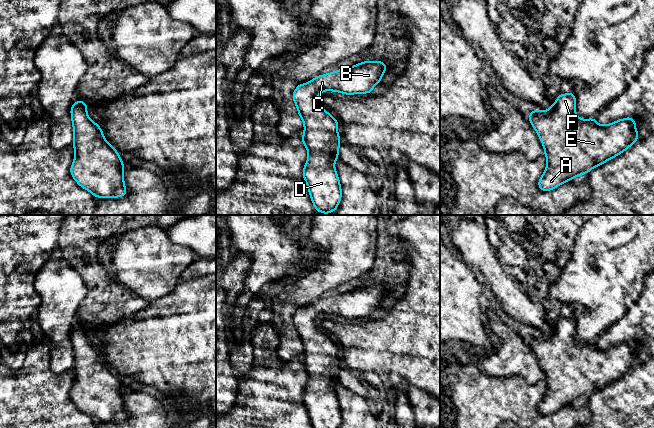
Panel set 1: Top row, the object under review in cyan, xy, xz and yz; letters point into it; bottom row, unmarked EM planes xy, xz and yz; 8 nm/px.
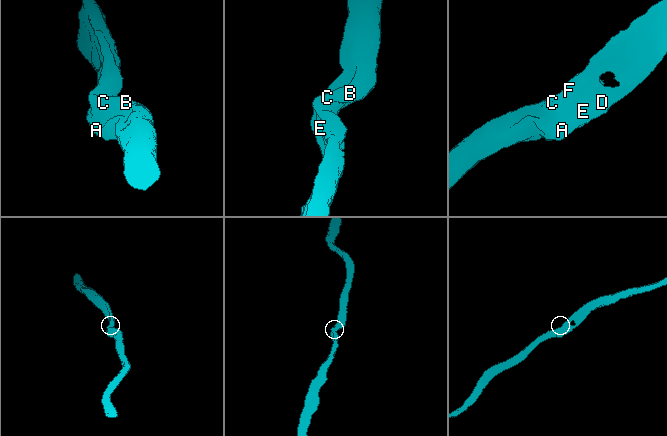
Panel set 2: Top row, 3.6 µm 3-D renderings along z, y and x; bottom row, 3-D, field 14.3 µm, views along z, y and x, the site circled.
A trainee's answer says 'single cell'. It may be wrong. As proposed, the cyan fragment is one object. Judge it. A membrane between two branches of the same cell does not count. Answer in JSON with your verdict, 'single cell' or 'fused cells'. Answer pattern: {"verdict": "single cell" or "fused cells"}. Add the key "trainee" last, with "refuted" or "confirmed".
{"verdict": "single cell", "trainee": "confirmed"}

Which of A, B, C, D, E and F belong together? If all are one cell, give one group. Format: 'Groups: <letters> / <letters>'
Groups: A B C D E F

